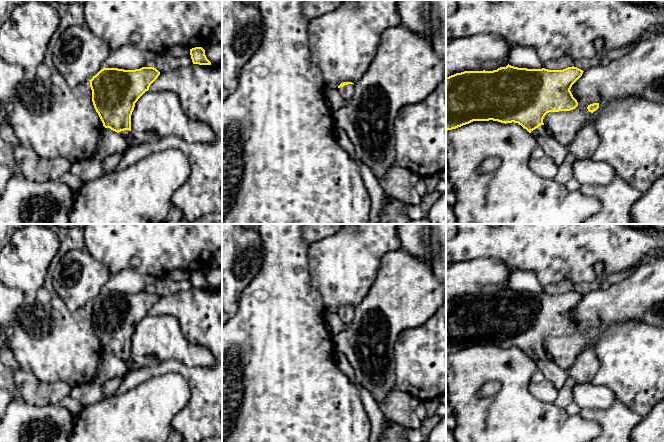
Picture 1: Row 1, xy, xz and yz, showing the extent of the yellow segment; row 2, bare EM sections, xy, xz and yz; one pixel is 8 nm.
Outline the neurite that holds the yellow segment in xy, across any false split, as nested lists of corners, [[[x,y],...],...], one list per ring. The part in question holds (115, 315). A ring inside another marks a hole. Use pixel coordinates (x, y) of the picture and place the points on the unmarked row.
[[[154,291],[135,294],[103,292],[90,304],[92,326],[103,350],[131,358],[131,339],[138,323],[160,296]]]

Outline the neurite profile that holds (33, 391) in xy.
[[[19,369],[12,373],[18,393],[27,404],[37,407],[58,404],[70,396],[72,386],[65,382],[42,382],[32,372]]]

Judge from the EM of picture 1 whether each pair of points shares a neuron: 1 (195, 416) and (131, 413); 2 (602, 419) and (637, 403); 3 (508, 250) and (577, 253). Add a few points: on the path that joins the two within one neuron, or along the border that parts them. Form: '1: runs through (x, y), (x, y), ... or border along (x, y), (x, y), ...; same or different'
1: border along (190, 398), (188, 403), (173, 418), (172, 428); different
2: border along (616, 397), (641, 417); different
3: runs through (525, 250), (560, 250); same

